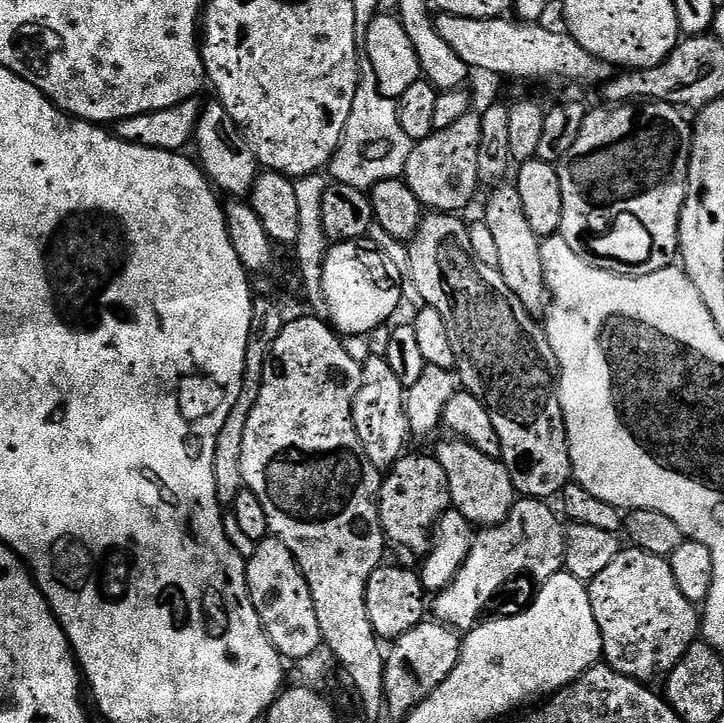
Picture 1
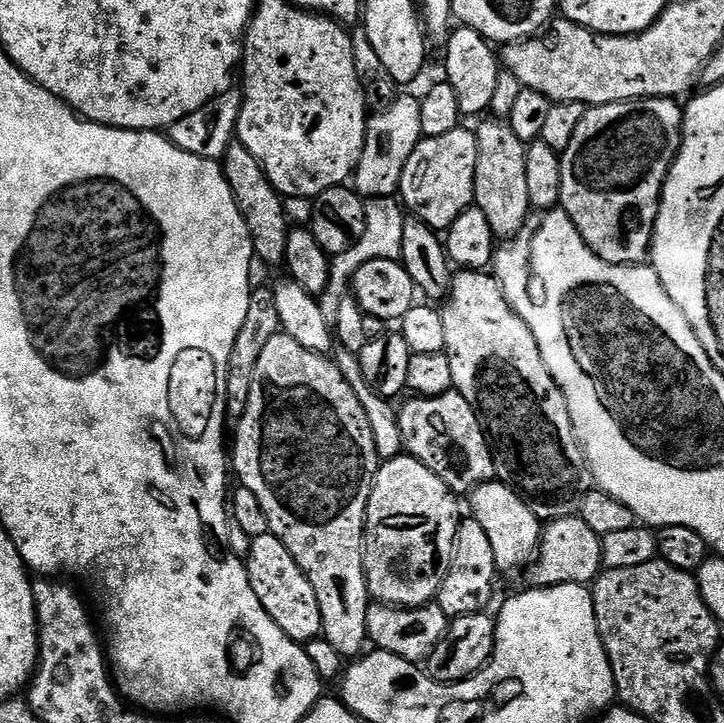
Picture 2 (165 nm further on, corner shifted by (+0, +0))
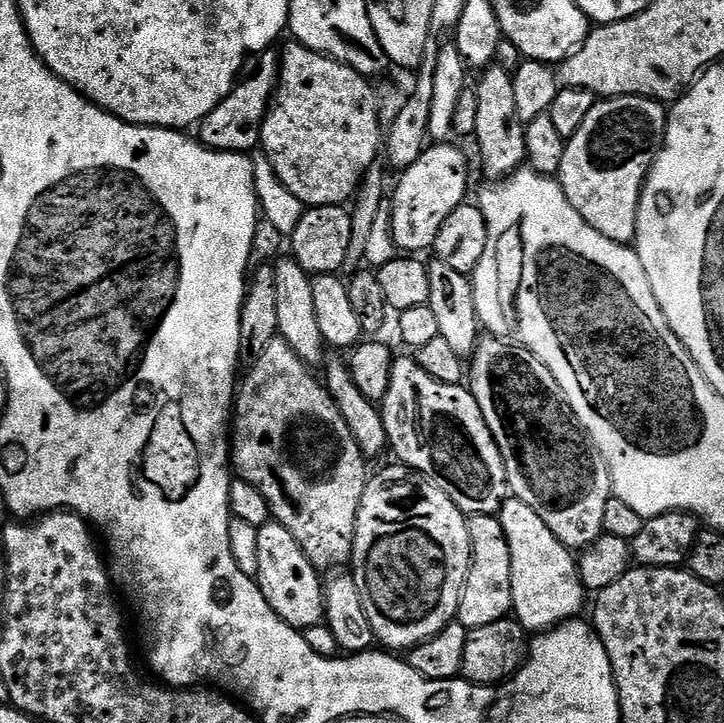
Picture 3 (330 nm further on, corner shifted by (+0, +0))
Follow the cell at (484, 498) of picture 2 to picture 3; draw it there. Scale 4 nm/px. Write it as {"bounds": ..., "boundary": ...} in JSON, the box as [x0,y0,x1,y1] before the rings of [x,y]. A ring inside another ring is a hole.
{"bounds":[499,498,586,634],"boundary":[[[515,498],[505,500],[499,513],[502,530],[506,530],[506,542],[510,542],[510,586],[512,587],[512,612],[521,628],[539,634],[555,628],[566,620],[581,615],[586,589],[580,581],[580,566],[573,549],[568,548],[526,506]]]}

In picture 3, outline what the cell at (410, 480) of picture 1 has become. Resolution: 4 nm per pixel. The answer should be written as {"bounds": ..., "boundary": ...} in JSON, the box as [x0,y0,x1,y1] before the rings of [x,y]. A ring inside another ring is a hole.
{"bounds":[350,462,472,650],"boundary":[[[392,462],[389,468],[381,470],[377,476],[367,477],[362,502],[358,506],[358,518],[356,519],[356,533],[352,543],[352,559],[350,561],[350,571],[354,582],[358,586],[358,594],[362,598],[362,606],[366,610],[366,618],[370,618],[372,635],[377,641],[380,640],[385,649],[388,650],[407,650],[434,638],[444,627],[456,620],[456,611],[462,598],[462,590],[466,582],[466,574],[470,570],[472,561],[472,547],[470,546],[470,530],[468,529],[468,516],[438,486],[434,486],[432,481],[427,480],[418,472],[413,472],[411,468],[399,463]]]}

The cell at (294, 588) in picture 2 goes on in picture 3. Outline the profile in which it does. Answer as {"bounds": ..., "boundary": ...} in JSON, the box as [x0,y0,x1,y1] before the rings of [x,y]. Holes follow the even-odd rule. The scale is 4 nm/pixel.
{"bounds":[254,522,324,630],"boundary":[[[269,522],[258,528],[258,570],[254,577],[262,590],[262,598],[270,602],[270,610],[291,628],[303,630],[318,626],[324,620],[324,586],[321,573],[302,554],[302,546],[286,526]]]}

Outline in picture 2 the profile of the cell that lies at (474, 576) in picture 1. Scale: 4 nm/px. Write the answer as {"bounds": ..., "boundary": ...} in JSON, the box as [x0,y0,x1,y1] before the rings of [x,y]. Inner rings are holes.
{"bounds":[528,515,602,588],"boundary":[[[580,515],[547,521],[540,534],[538,555],[532,560],[528,572],[528,584],[549,588],[559,584],[591,585],[602,571],[602,537],[594,534]]]}

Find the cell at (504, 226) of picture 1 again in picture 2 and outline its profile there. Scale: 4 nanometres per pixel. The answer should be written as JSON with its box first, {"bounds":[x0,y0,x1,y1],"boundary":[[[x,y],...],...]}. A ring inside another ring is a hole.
{"bounds":[474,118,532,238],"boundary":[[[484,118],[477,124],[480,125],[474,128],[478,142],[478,166],[474,178],[475,207],[486,214],[490,230],[494,230],[497,238],[516,236],[523,230],[524,219],[532,208],[530,194],[526,191],[527,147],[503,119]]]}

